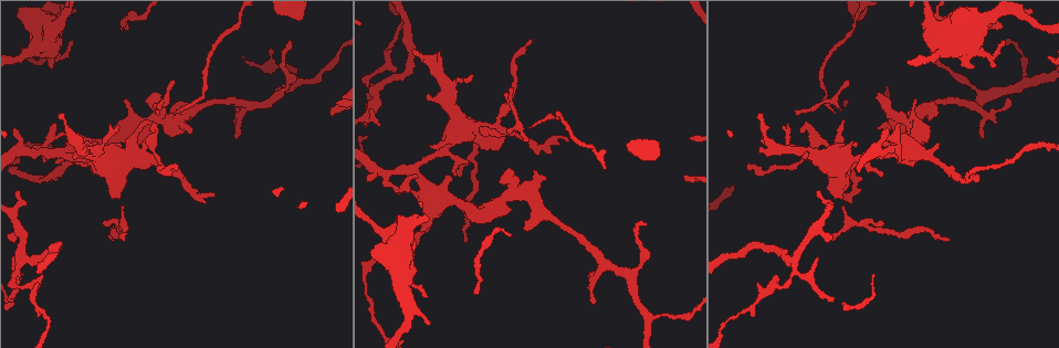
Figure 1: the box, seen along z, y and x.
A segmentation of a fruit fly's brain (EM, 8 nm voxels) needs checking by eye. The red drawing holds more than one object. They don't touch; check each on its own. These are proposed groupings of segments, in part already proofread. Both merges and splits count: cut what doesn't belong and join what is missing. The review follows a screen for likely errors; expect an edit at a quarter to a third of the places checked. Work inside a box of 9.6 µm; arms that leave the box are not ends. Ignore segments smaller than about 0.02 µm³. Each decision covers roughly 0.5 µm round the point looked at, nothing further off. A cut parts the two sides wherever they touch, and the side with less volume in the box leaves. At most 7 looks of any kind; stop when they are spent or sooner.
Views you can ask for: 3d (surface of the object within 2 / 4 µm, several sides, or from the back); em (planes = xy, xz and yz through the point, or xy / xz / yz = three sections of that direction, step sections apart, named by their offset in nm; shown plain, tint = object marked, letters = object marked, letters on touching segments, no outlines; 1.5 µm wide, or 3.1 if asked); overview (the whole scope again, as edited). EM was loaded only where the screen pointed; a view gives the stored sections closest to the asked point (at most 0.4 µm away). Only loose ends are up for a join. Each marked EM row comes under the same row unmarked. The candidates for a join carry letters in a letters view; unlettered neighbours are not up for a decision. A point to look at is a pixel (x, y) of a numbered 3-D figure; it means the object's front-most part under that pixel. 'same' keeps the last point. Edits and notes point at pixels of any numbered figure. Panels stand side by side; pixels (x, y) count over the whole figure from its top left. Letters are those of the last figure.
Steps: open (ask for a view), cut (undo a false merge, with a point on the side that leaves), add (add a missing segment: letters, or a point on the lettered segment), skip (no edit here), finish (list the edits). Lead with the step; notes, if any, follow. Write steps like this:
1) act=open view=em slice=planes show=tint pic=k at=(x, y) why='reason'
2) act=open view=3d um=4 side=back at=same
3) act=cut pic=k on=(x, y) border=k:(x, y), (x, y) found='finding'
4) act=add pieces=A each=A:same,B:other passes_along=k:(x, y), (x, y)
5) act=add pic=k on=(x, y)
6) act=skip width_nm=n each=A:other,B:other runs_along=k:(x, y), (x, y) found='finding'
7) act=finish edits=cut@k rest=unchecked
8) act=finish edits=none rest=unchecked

act=open view=3d um=2 pic=1 at=(60, 113)

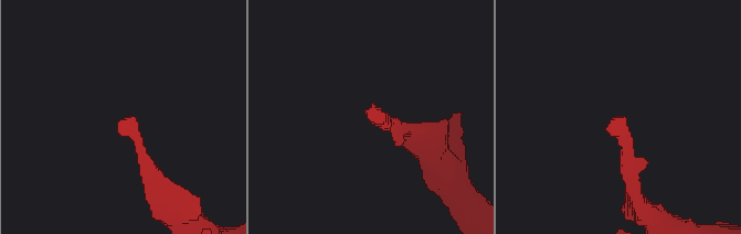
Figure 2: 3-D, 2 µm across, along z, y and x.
act=open view=em slice=xy step=8 show=tint pic=2 at=(374, 105)

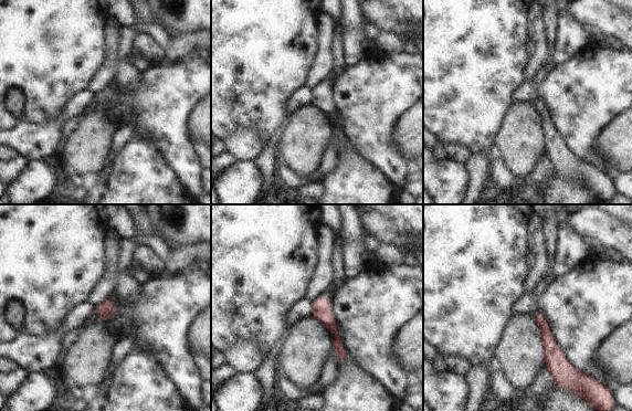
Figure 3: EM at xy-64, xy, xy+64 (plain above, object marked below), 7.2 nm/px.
act=open view=em slice=planes show=letters at=same

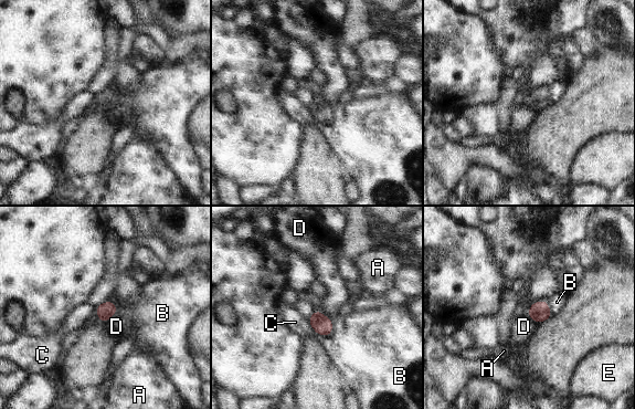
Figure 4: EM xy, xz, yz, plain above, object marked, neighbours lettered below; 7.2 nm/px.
act=skip each=A:other,B:other,C:other,D:other,E:other border=4:(117, 311), (103, 323) found='none of them fits'

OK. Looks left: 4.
act=open view=em slice=planes show=letters pic=1 at=(567, 139) why='thin end'

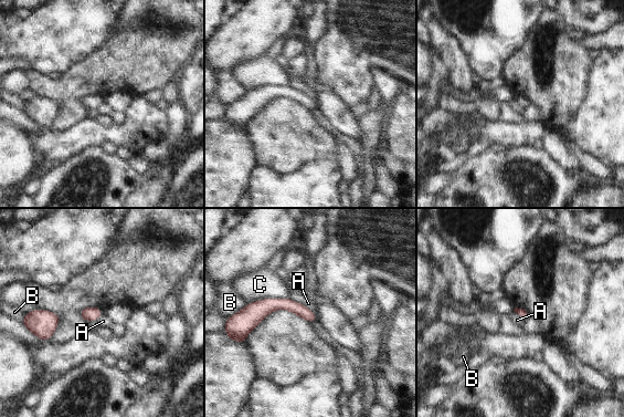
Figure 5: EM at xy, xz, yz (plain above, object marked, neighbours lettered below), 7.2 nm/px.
act=skip each=A:other,B:other,C:other found='no lettered segment goes on from it'

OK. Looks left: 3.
act=open view=3d um=4 pic=1 at=(476, 167) why='thin neck'

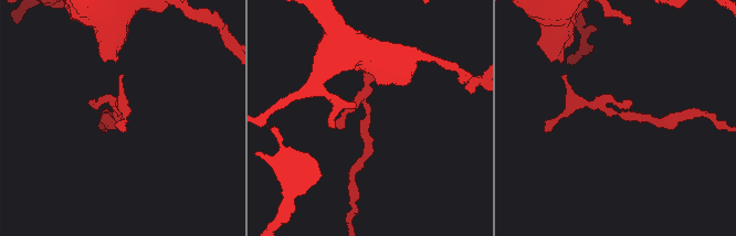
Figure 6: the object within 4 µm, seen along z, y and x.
act=open view=em slice=xz step=8 show=tint pic=6 at=(367, 117) why='shape alone is not enough'

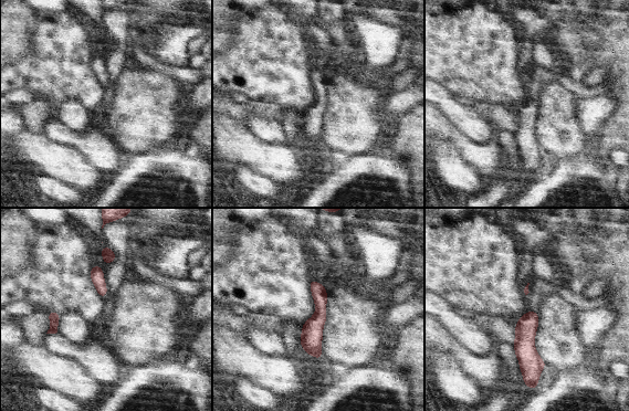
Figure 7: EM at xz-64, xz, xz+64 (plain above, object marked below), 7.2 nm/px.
act=open view=em slice=planes show=letters at=same

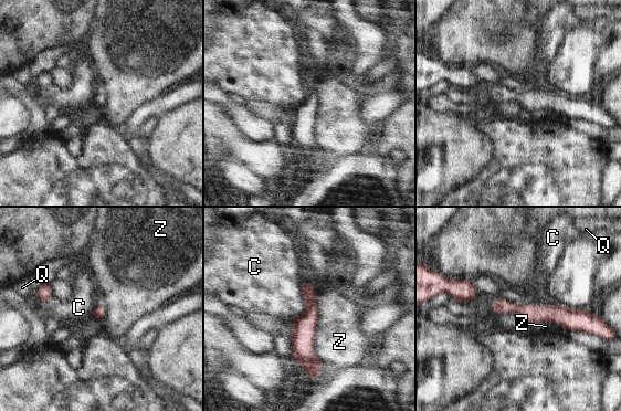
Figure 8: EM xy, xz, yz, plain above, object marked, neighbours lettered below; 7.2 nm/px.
act=skip each=C:other,Q:other,Z:other runs_along=8:(494, 304), (526, 313), (588, 318) found='continuous, no second neuron'

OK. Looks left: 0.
act=finish edits=none rest=unchecked

